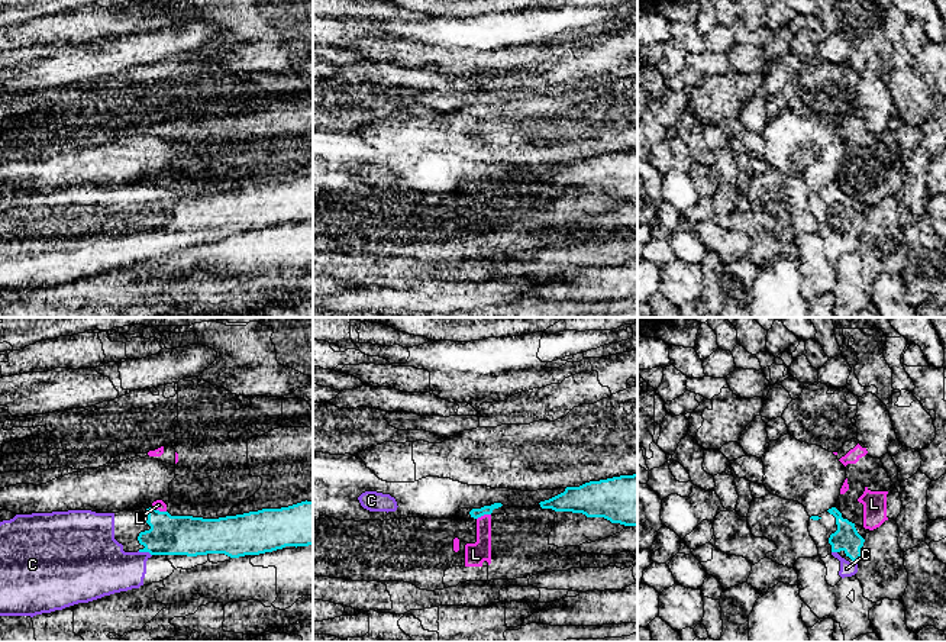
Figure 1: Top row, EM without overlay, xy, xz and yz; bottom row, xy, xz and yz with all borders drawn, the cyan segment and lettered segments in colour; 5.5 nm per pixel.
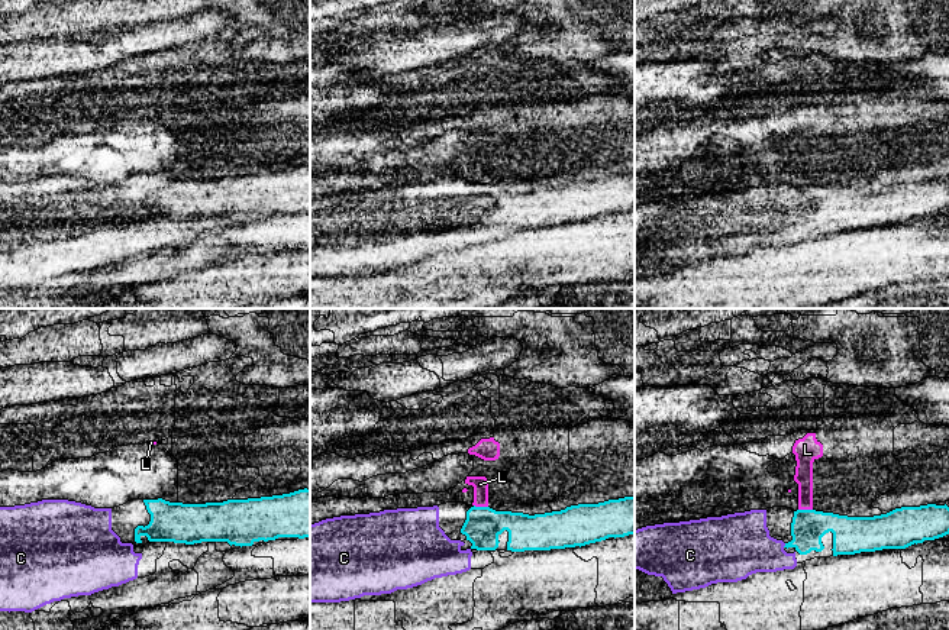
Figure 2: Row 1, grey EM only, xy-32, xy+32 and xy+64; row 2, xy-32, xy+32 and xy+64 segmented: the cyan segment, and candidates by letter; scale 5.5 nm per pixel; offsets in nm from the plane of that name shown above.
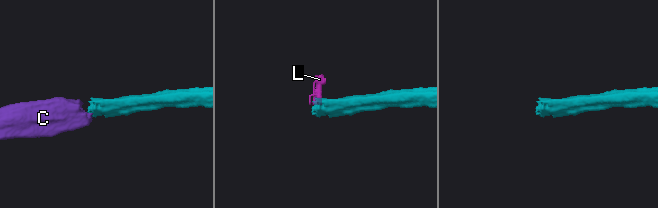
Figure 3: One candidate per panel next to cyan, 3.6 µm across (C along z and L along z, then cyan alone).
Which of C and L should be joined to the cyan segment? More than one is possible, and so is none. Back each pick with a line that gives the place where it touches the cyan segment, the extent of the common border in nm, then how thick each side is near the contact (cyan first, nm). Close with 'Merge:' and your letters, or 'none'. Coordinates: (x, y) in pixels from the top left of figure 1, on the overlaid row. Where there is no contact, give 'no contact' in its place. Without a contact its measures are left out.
C: contact xy (145, 551); length 80 nm; calibres 220 and 300 nm
Merge: C

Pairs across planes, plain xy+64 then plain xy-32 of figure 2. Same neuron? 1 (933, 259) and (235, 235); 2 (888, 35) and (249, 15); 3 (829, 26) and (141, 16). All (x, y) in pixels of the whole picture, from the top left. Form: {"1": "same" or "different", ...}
{"1": "same", "2": "same", "3": "different"}

